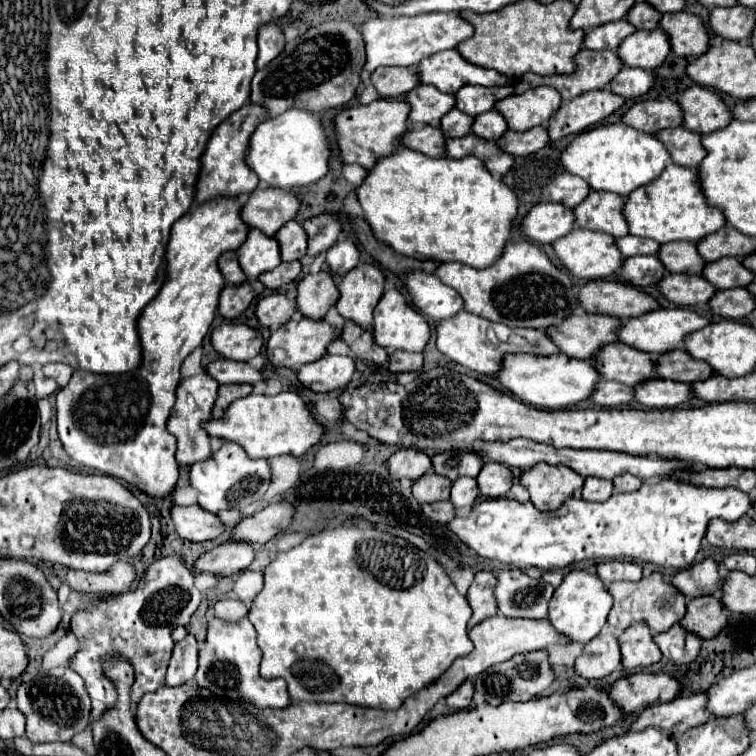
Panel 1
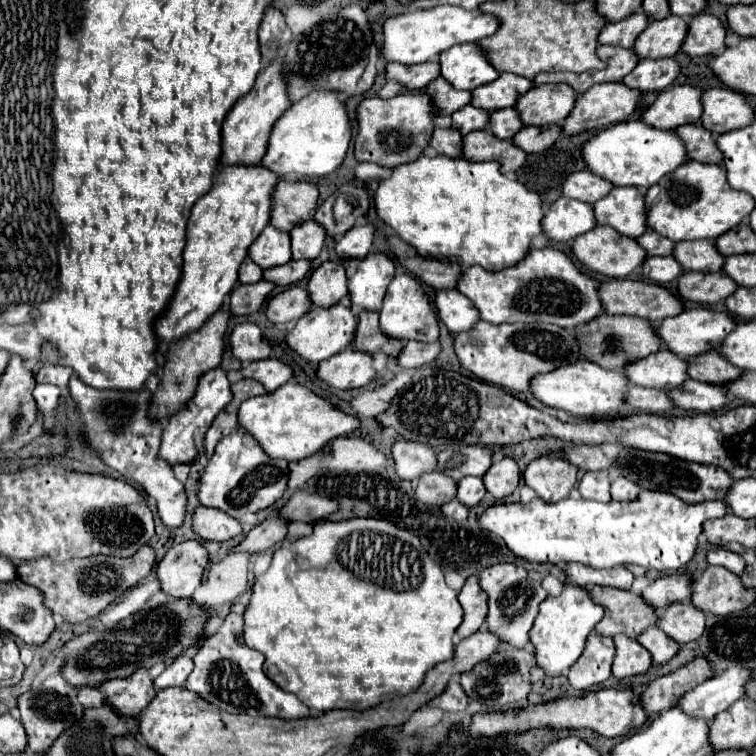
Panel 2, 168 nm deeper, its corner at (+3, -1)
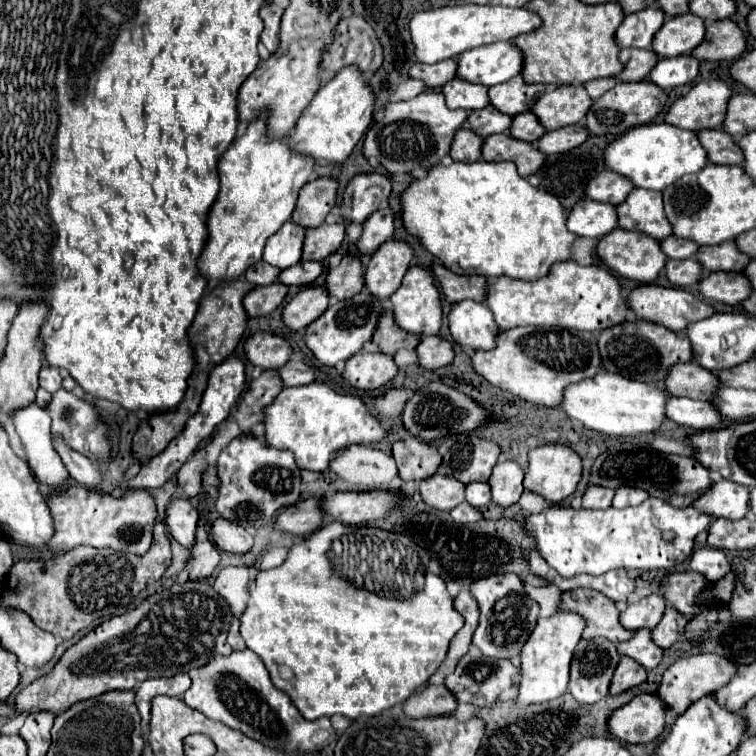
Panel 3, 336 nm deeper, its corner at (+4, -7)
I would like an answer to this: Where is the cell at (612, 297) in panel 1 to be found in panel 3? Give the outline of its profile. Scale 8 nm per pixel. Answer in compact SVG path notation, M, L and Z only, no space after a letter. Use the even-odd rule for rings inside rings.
M641 285L641 287L633 289L633 293L627 299L627 303L629 303L629 307L633 309L633 313L639 319L665 325L671 331L685 331L687 325L691 325L691 323L695 323L699 319L707 319L713 313L717 313L717 309L713 305L697 299L689 291L675 289L675 287L661 287L661 285Z

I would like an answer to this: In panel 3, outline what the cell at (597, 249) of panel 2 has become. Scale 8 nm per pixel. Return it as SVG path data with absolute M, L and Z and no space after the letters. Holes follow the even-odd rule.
M615 229L613 233L605 235L597 245L597 255L603 259L603 265L613 273L639 283L655 281L659 273L665 269L665 261L667 261L665 253L661 253L661 241L641 231L627 231L627 229Z

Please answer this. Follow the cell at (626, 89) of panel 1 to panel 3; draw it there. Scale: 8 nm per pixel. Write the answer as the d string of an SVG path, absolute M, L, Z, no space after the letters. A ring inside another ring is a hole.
M681 55L673 59L659 59L647 81L653 81L663 89L671 89L693 81L697 73L699 73L699 59L693 55Z

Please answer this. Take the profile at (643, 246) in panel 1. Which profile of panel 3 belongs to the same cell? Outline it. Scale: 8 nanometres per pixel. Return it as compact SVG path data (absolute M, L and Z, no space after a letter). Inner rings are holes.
M667 237L661 241L663 251L669 259L689 259L695 257L695 253L699 251L699 245L695 241L685 241L681 237Z

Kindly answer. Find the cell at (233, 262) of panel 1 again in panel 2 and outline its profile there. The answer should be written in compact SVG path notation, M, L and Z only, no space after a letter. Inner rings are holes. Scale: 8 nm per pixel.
M248 257L242 261L242 267L238 269L238 283L256 283L262 279L262 269L254 265Z

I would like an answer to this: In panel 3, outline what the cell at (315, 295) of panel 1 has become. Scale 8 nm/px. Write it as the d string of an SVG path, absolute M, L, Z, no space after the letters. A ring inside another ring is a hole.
M345 255L337 267L327 273L327 291L331 297L347 299L357 295L365 285L365 271L359 257Z

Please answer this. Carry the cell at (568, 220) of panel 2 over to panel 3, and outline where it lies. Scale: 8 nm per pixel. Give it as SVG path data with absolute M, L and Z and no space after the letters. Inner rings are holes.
M581 199L569 213L567 229L581 237L601 239L617 227L617 209L611 203Z

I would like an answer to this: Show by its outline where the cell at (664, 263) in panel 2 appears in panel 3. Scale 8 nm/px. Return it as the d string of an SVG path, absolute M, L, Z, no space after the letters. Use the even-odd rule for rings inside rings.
M669 259L667 261L667 279L669 283L673 283L675 287L689 287L689 285L697 285L697 281L701 281L703 275L703 267L697 259L683 259L683 261L675 261Z

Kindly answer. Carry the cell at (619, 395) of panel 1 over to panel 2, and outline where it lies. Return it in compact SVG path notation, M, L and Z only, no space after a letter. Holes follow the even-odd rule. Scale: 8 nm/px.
M628 387L626 405L640 409L644 413L670 413L674 409L672 401L664 391L646 387Z

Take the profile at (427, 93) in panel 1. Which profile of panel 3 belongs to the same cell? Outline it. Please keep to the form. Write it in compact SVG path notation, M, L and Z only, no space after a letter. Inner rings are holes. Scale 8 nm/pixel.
M455 77L449 83L445 83L441 91L447 99L449 109L461 107L467 111L475 111L489 105L489 89L485 89L485 85L473 85L469 81L461 81Z

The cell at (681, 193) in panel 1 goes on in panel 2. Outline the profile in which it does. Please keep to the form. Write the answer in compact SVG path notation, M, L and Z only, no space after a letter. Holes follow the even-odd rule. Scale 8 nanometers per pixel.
M700 161L682 163L682 167L678 167L670 175L664 175L646 193L648 229L660 233L662 237L668 237L674 243L692 237L714 241L728 229L736 227L744 217L748 217L752 209L754 209L754 199L748 193L734 191L728 185L726 171L722 165L708 165Z

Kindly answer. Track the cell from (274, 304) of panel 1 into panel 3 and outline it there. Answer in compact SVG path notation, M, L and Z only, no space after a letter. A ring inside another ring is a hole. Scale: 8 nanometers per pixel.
M307 287L299 291L283 309L283 321L289 329L299 331L311 325L329 305L329 293L325 287Z

